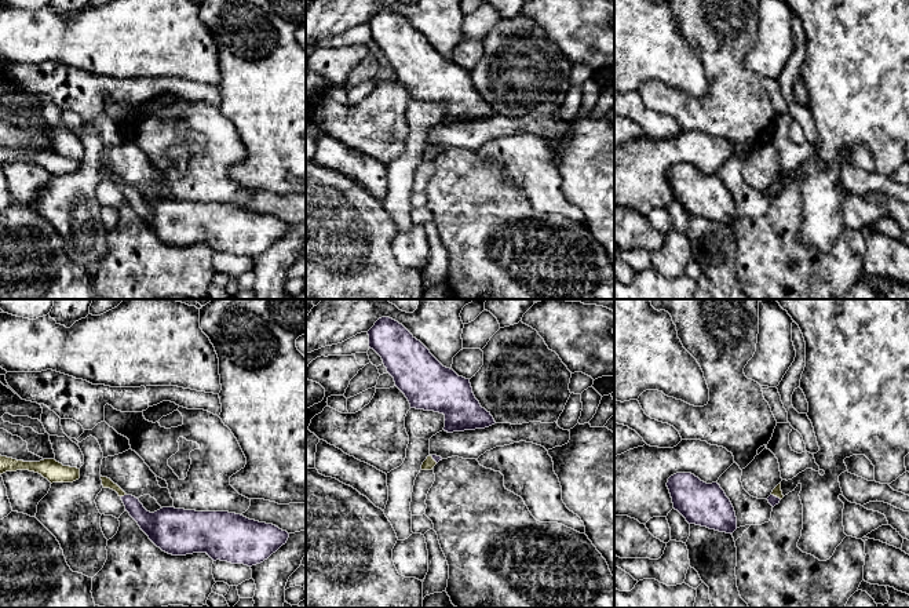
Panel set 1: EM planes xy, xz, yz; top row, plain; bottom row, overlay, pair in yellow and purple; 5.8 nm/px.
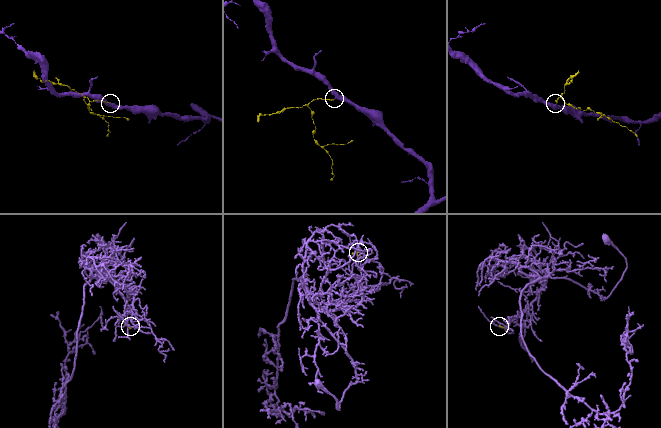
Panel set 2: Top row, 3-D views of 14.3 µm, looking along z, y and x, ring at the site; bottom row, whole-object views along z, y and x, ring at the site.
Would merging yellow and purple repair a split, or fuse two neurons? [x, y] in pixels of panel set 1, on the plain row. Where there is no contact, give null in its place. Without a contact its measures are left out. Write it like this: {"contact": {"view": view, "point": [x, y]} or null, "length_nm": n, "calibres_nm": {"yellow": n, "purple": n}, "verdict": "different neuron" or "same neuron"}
{"contact": {"view": "xy", "point": [123, 186]}, "length_nm": 40, "calibres_nm": {"yellow": 60, "purple": 140}, "verdict": "same neuron"}

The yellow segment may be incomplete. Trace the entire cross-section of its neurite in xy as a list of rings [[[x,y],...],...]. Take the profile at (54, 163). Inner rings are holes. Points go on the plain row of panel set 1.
[[[0,146],[0,165],[6,163],[29,161],[41,165],[52,174],[73,174],[80,170],[80,160],[63,157],[55,150],[23,153]]]

